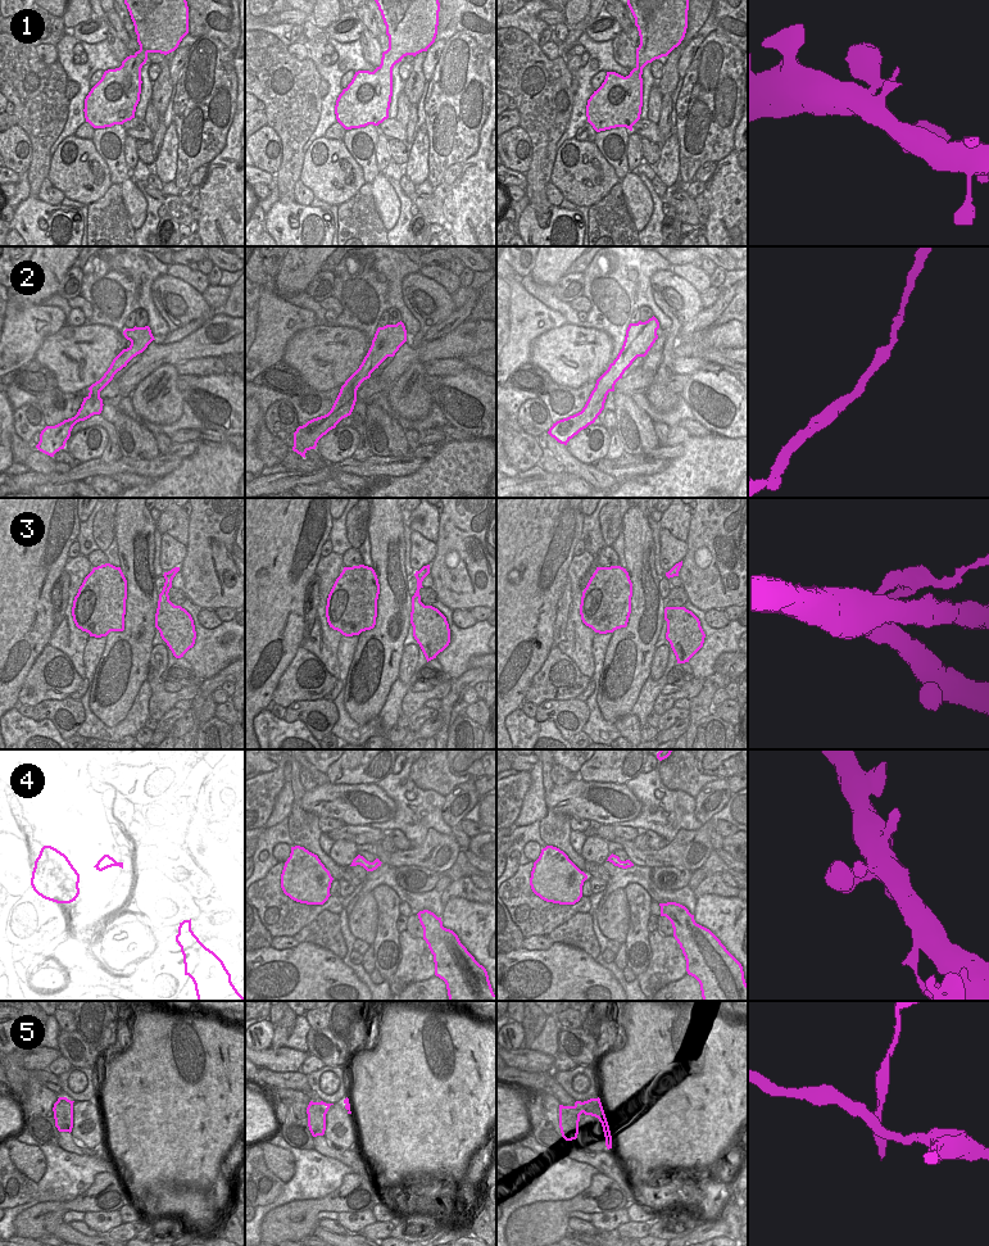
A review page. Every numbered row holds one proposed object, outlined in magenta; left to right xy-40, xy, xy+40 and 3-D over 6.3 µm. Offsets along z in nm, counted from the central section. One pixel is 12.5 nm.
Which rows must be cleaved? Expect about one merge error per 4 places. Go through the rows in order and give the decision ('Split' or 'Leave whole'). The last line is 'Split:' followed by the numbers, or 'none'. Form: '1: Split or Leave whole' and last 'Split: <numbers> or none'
1: Leave whole
2: Leave whole
3: Split
4: Leave whole
5: Split
Split: 3, 5.

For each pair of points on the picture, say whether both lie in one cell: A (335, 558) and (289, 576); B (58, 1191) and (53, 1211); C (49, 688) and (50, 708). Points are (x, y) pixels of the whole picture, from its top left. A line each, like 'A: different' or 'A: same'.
A: different
B: different
C: different

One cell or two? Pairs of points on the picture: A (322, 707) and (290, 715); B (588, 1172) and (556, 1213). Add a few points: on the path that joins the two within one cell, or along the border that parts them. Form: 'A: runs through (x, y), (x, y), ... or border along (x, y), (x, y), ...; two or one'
A: runs through (314, 708), (298, 710); one
B: border along (591, 1182), (570, 1199), (540, 1200), (536, 1203); two

